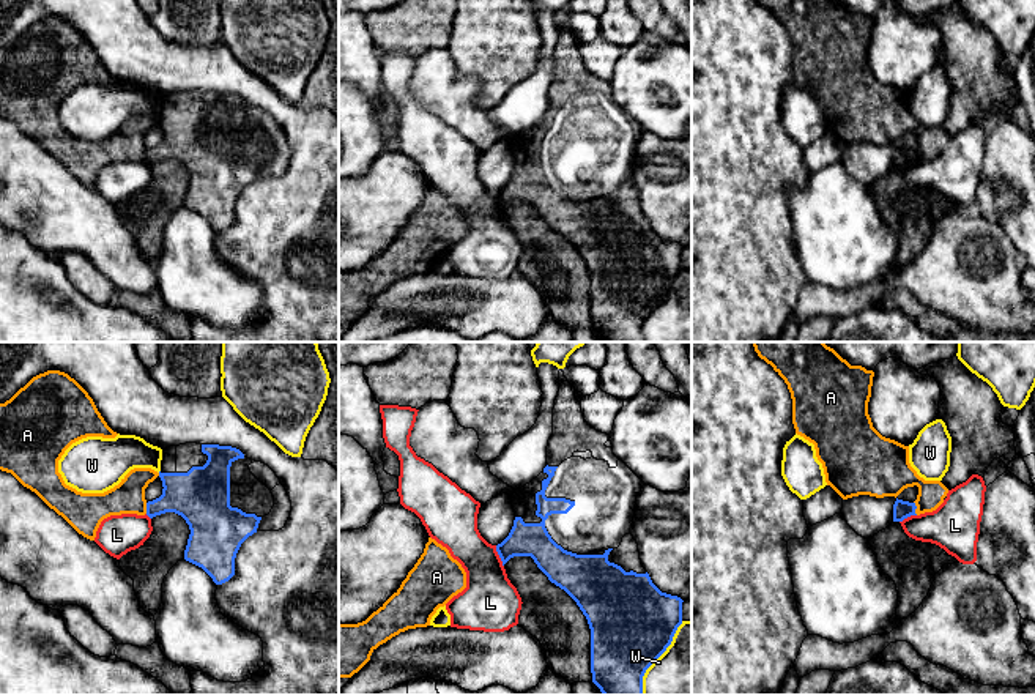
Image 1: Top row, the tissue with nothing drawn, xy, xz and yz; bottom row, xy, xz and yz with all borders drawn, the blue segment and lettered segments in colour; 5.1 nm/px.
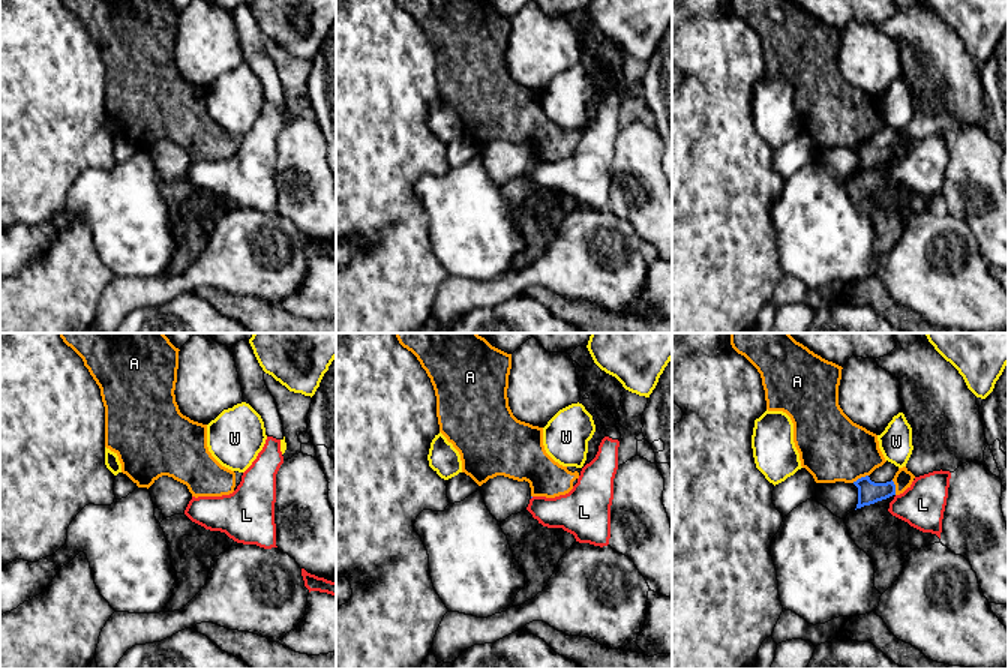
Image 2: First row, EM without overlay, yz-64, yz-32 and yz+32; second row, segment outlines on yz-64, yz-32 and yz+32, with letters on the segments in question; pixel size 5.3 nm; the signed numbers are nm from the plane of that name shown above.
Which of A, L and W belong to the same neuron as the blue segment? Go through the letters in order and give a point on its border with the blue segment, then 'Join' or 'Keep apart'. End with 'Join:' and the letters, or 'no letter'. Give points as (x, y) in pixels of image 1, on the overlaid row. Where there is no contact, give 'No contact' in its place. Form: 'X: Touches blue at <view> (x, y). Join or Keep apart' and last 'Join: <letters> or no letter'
A: Touches blue at yz (916, 508). Keep apart
L: Touches blue at xz (500, 557). Keep apart
W: Touches blue at xz (659, 656). Keep apart
Join: no letter

